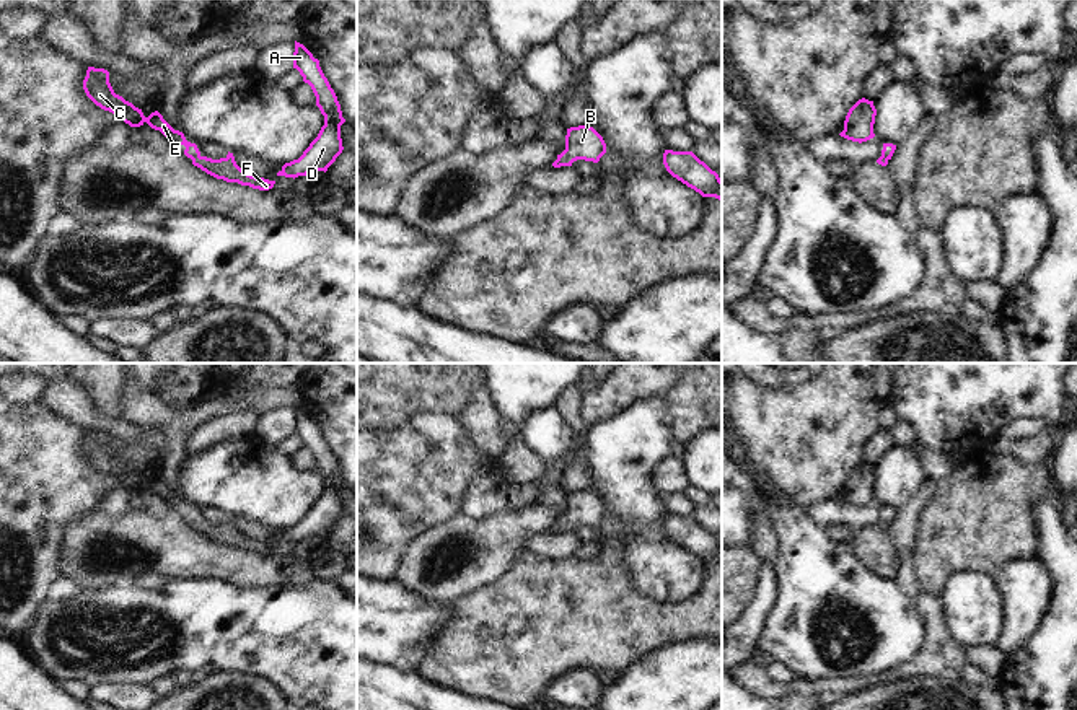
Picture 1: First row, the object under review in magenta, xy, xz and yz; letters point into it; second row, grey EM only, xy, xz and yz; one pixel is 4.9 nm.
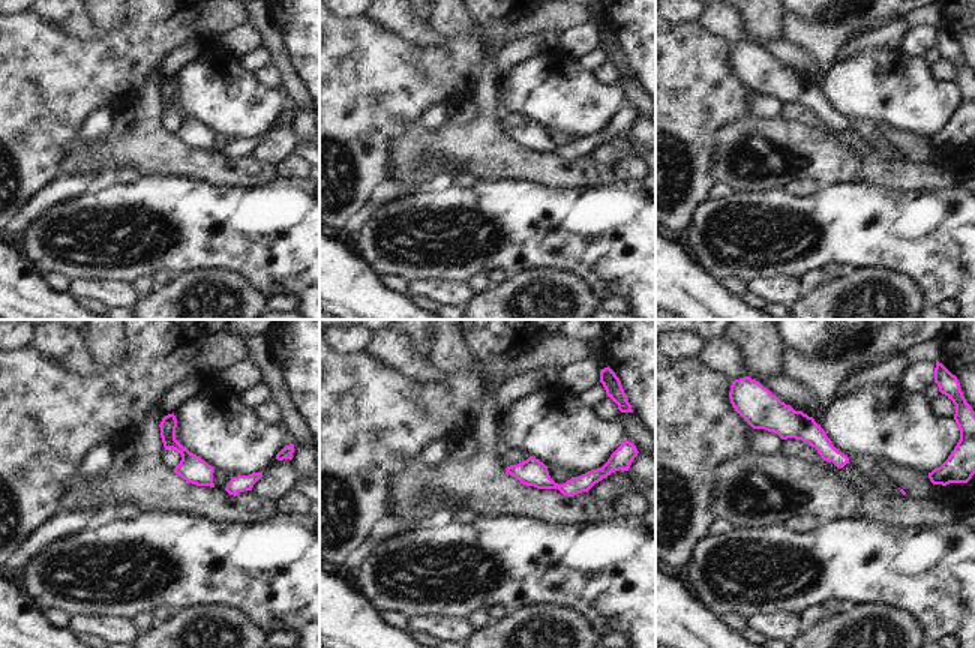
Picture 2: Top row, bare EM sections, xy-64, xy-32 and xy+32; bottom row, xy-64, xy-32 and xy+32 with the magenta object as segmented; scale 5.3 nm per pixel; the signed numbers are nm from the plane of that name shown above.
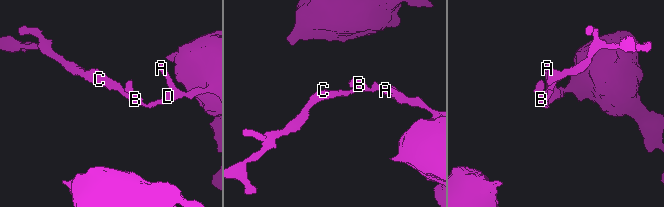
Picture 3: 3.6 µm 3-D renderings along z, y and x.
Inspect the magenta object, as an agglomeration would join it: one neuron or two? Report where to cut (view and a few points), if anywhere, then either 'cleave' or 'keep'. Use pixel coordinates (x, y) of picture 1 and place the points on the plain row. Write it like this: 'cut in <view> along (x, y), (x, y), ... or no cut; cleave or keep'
no cut; keep

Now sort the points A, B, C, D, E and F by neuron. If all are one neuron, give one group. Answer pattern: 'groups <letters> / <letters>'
groups A B C D E F

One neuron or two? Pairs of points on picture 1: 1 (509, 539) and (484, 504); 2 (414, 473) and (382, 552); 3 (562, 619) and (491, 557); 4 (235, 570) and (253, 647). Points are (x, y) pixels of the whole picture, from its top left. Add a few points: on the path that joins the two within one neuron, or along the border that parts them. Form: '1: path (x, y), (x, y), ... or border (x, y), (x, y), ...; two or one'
1: border (505, 510), (481, 518), (470, 518), (460, 513); two
2: path (395, 492), (382, 507), (382, 533); one
3: border (522, 549), (504, 572), (473, 591); two
4: border (201, 578), (222, 578), (259, 588), (277, 585); two

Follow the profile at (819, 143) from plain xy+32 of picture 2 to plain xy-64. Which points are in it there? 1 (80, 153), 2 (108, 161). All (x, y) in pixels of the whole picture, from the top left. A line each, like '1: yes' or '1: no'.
1: yes
2: yes

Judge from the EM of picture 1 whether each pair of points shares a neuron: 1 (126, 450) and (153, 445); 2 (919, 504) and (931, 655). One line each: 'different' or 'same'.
1: same
2: same

